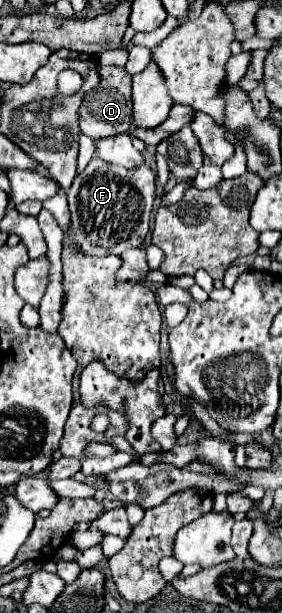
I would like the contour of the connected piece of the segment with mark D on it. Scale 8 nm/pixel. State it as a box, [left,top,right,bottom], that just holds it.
[80,66,132,140]

